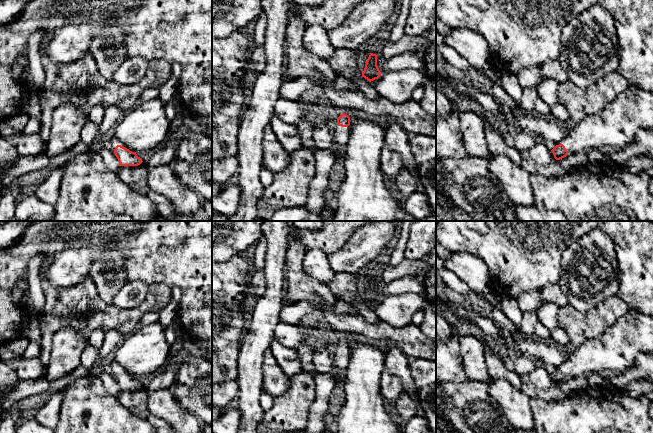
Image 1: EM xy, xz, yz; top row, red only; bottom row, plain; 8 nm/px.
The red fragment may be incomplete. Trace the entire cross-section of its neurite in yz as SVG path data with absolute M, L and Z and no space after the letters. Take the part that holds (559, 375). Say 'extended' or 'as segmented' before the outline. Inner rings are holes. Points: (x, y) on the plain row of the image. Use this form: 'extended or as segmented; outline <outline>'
extended; outline M628 310L596 339L578 346L564 368L551 375L556 384L569 376L588 373L617 373L632 366L639 353L653 352L653 317L636 310Z

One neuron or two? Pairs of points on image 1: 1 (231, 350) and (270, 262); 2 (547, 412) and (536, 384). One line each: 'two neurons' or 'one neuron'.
1: two neurons
2: two neurons

